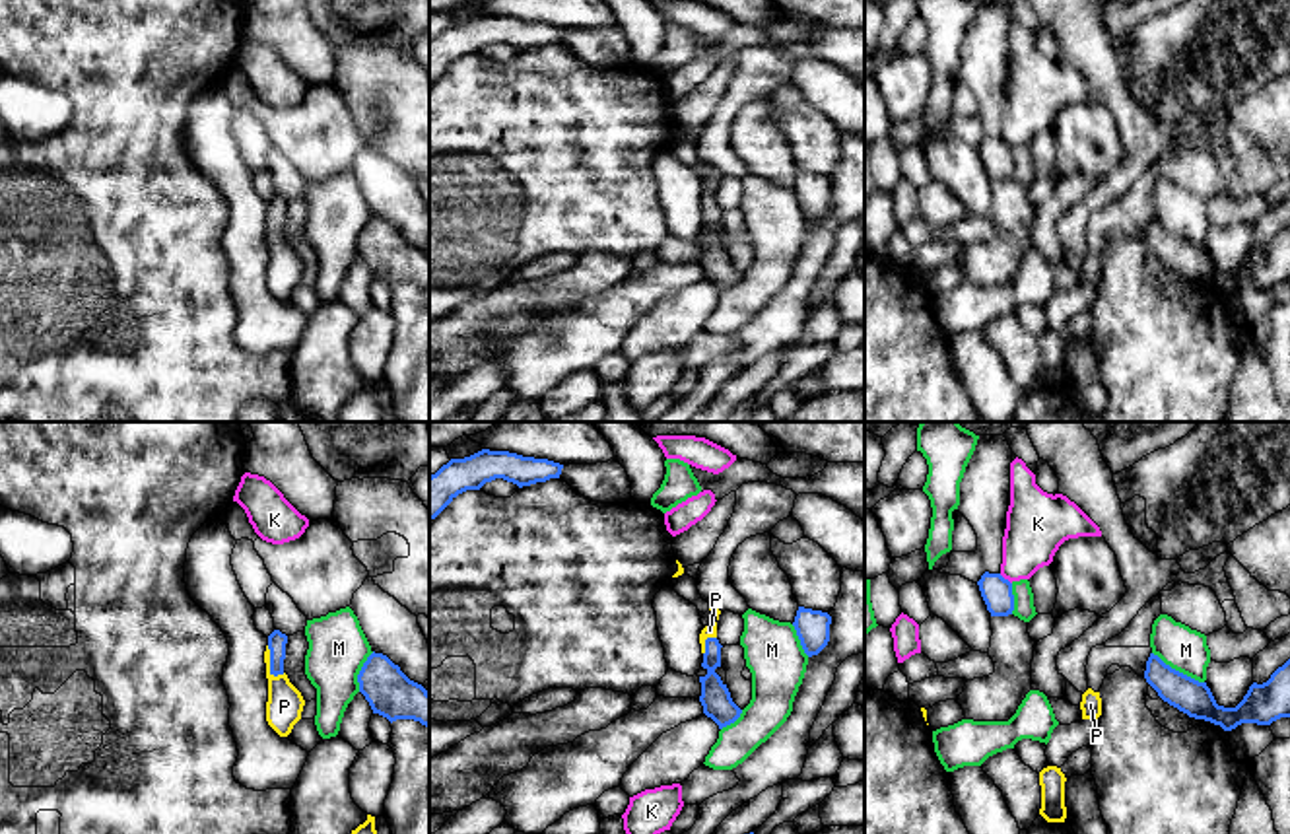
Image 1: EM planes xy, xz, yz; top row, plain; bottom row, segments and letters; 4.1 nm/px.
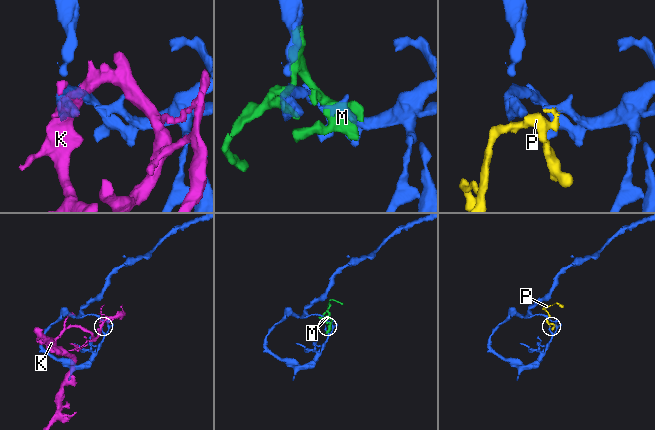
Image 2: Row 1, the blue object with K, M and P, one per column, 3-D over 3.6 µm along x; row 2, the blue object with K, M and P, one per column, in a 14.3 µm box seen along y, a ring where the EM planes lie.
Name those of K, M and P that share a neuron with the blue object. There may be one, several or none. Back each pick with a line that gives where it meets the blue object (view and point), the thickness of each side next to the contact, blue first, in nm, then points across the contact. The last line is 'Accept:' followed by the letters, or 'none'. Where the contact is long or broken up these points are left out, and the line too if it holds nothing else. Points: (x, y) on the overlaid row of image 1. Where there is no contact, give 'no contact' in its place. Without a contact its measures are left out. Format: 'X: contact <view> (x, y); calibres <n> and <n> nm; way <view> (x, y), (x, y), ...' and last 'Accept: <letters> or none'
P: contact xy (271, 665); calibres 80 and 150 nm; way xy (276, 640), (271, 665), (284, 706)
Accept: P

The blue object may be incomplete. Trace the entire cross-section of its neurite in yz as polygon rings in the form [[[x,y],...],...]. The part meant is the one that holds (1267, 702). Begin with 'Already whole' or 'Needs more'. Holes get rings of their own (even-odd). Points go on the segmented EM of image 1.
Already whole. [[[1150,653],[1146,682],[1158,696],[1195,719],[1205,719],[1232,731],[1241,723],[1271,725],[1290,717],[1290,659],[1263,684],[1253,682],[1236,708],[1218,706],[1206,682],[1199,682]]]

